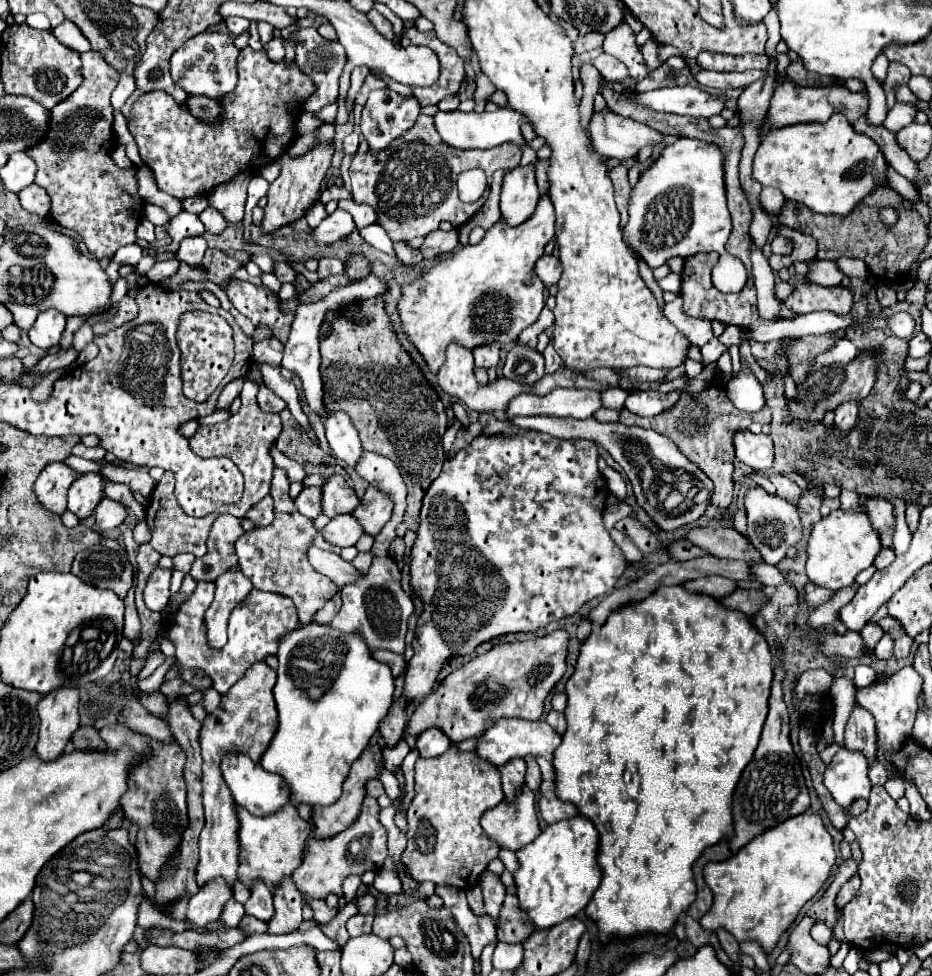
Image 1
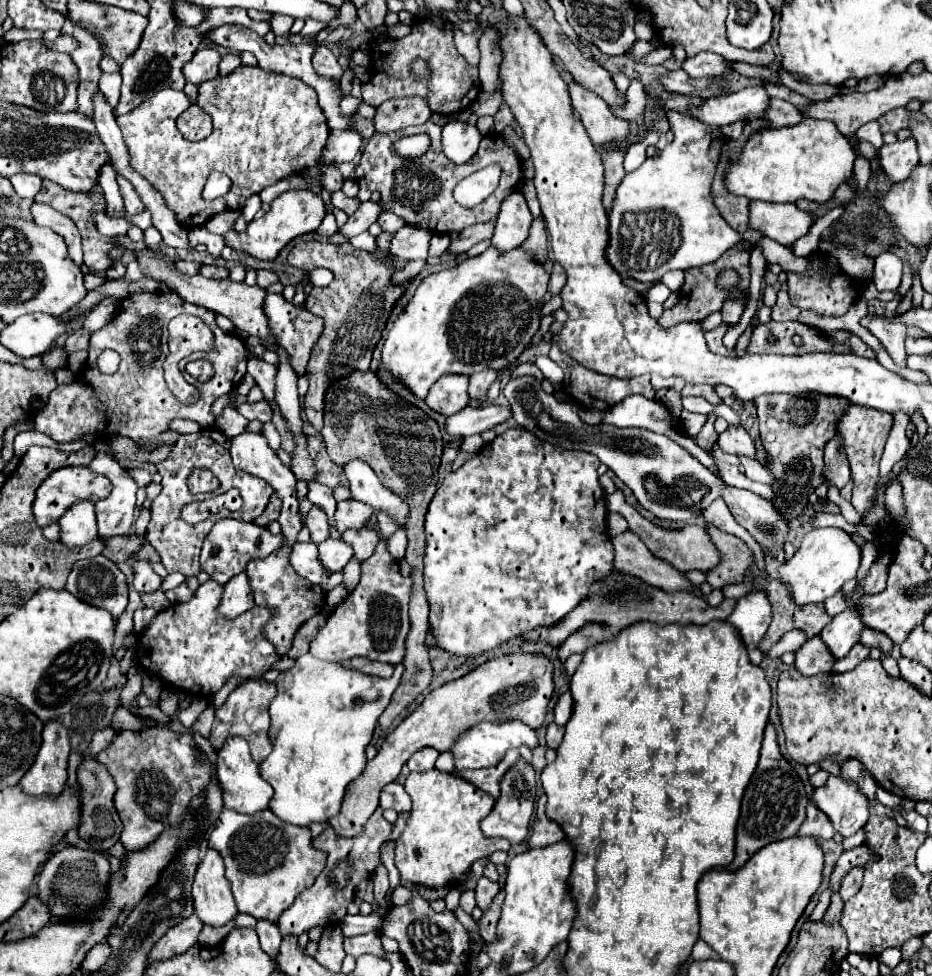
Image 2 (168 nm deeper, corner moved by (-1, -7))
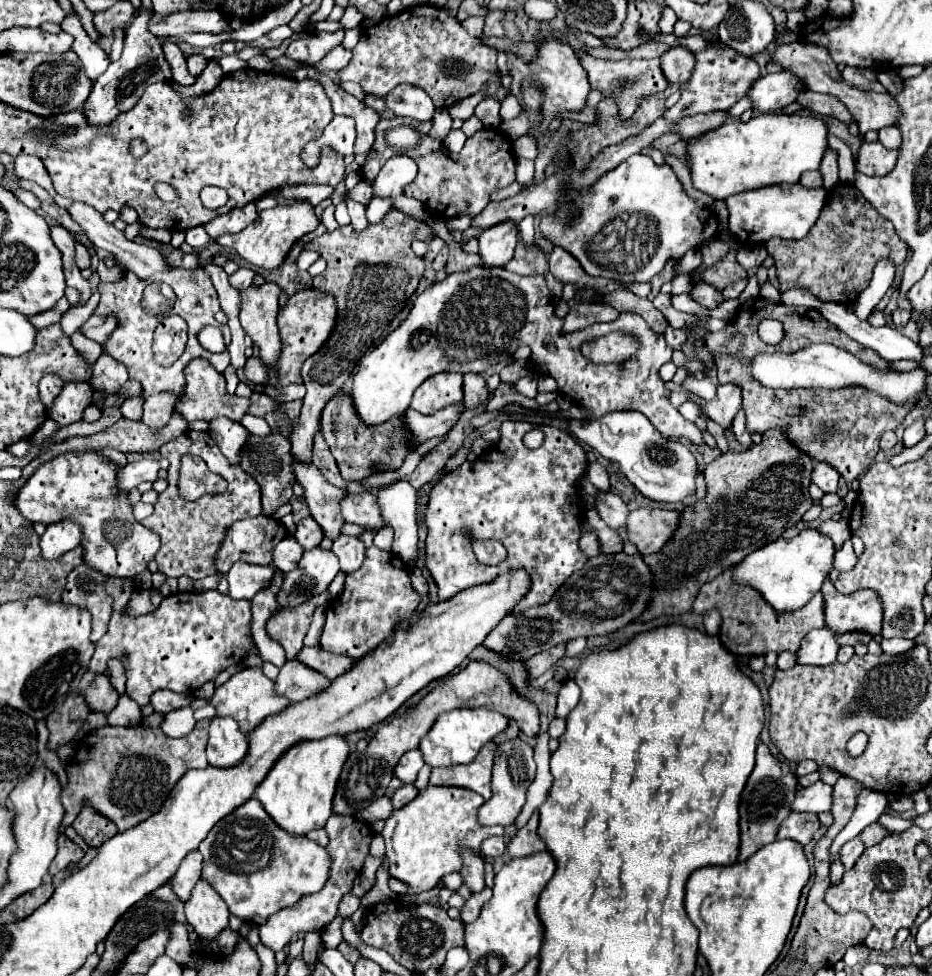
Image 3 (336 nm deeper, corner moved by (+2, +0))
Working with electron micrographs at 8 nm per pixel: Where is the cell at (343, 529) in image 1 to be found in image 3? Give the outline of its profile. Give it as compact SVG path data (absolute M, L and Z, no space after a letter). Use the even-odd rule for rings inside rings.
M319 547L305 551L295 571L283 573L283 583L277 591L277 605L289 609L309 601L325 591L337 573L337 559L333 559L331 551L321 551Z

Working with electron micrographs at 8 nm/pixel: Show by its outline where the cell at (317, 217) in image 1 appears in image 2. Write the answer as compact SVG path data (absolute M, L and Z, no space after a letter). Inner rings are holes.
M326 214L326 218L322 220L322 224L318 226L318 230L316 230L316 234L320 234L320 236L332 236L332 234L336 234L336 230L338 230L338 226L336 226L336 220L334 220L334 214Z

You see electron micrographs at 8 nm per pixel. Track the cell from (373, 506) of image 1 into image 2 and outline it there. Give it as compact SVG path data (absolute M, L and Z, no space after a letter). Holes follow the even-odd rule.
M362 526L360 530L346 530L344 534L342 534L342 538L348 542L348 544L352 544L352 548L354 548L354 556L358 558L358 560L366 560L370 554L374 554L374 548L376 548L376 544L380 542L380 536L378 536L378 532L374 530L374 528L370 528L370 526Z

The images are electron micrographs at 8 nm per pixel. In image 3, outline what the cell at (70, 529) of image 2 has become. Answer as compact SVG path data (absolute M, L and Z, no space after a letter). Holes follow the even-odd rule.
M73 521L49 525L39 539L43 559L59 559L63 553L75 549L81 543L81 529Z

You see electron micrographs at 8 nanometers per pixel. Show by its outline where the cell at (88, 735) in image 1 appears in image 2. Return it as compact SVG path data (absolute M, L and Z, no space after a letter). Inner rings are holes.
M84 756L78 766L78 784L82 788L82 826L78 828L78 834L92 848L110 850L122 832L122 822L114 808L114 778L108 774L108 768L104 768L102 762L96 762L96 756Z

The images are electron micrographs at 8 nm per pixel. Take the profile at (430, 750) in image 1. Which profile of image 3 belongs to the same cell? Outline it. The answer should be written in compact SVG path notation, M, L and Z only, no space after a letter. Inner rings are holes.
M411 749L395 765L395 777L399 777L403 783L413 783L417 779L417 773L419 773L421 767L423 767L421 753L417 753L415 749Z

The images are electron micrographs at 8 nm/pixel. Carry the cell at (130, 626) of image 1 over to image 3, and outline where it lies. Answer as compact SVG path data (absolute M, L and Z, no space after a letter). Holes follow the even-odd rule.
M111 659L109 661L109 669L111 669L109 679L111 679L113 687L117 689L119 695L123 695L125 693L125 671L123 671L123 665L117 659Z

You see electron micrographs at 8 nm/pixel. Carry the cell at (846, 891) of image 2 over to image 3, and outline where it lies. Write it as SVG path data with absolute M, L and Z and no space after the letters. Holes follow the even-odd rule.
M859 837L847 841L847 843L841 847L841 861L843 861L845 869L847 869L847 867L853 867L853 863L859 859L859 855L861 855L863 849L865 849L865 847L863 847L863 841L861 841Z

